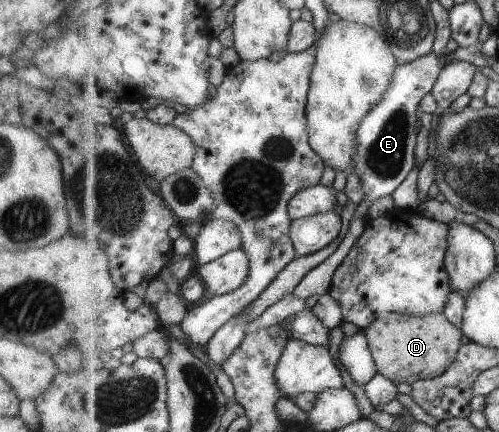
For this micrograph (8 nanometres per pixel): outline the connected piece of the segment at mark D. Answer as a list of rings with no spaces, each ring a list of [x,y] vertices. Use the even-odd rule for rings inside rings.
[[[389,312],[365,329],[379,374],[396,385],[412,385],[419,380],[446,373],[462,348],[463,330],[446,319],[444,313],[411,315]]]

